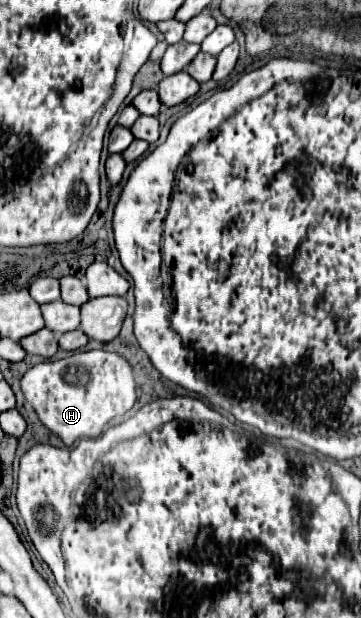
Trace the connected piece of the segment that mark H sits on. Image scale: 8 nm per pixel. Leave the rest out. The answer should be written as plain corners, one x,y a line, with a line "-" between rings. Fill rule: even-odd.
80,351
66,359
44,361
28,369
22,377
26,401
67,447
83,437
98,437
102,428
120,424
124,413
136,403
134,387
134,373
128,361
108,351

